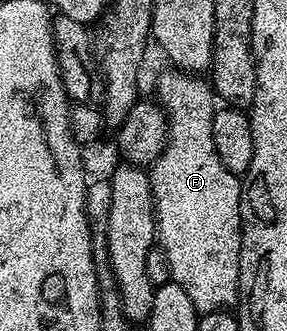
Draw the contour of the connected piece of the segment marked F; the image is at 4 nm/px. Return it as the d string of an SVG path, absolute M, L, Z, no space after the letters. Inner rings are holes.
M176 68L157 82L156 101L165 111L169 121L169 139L163 152L153 161L148 171L153 193L153 207L157 217L156 245L167 256L169 276L179 284L191 304L195 304L198 315L216 310L228 311L238 305L239 256L241 255L241 187L242 179L223 168L219 152L215 152L215 140L211 140L211 120L215 109L212 85L195 74L187 74Z

